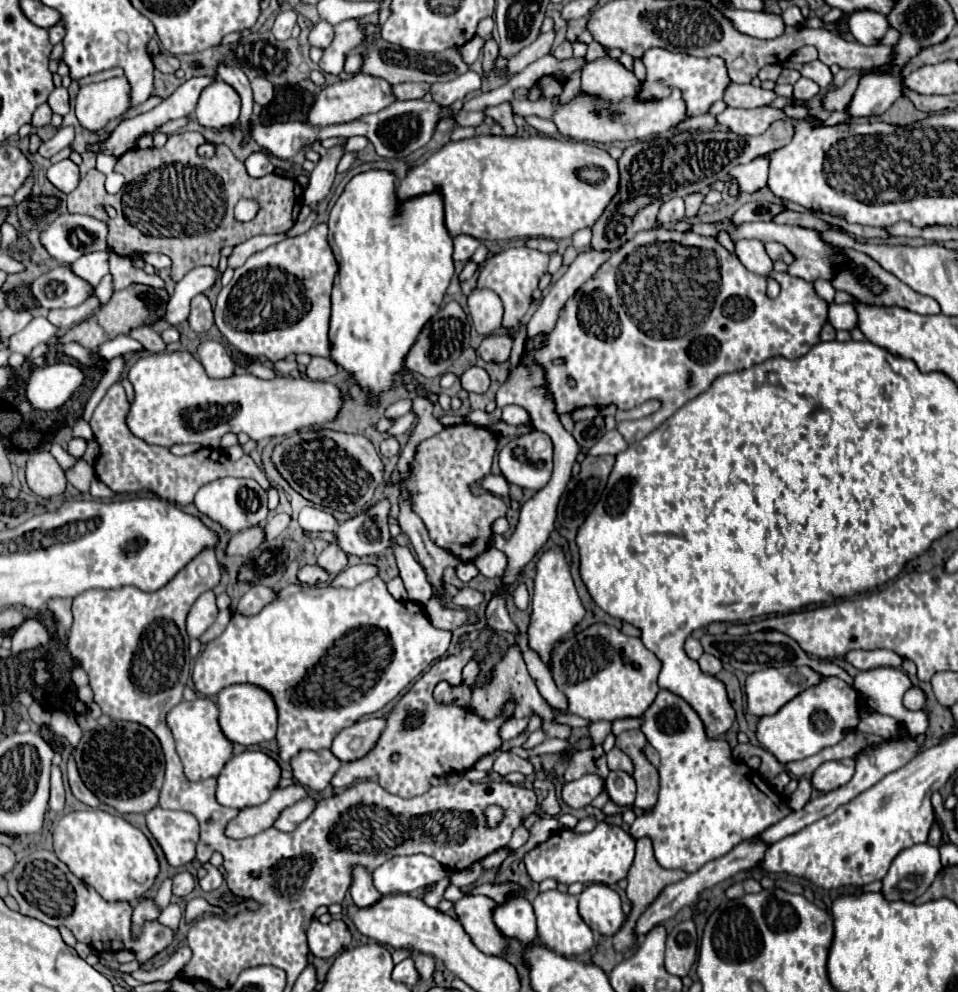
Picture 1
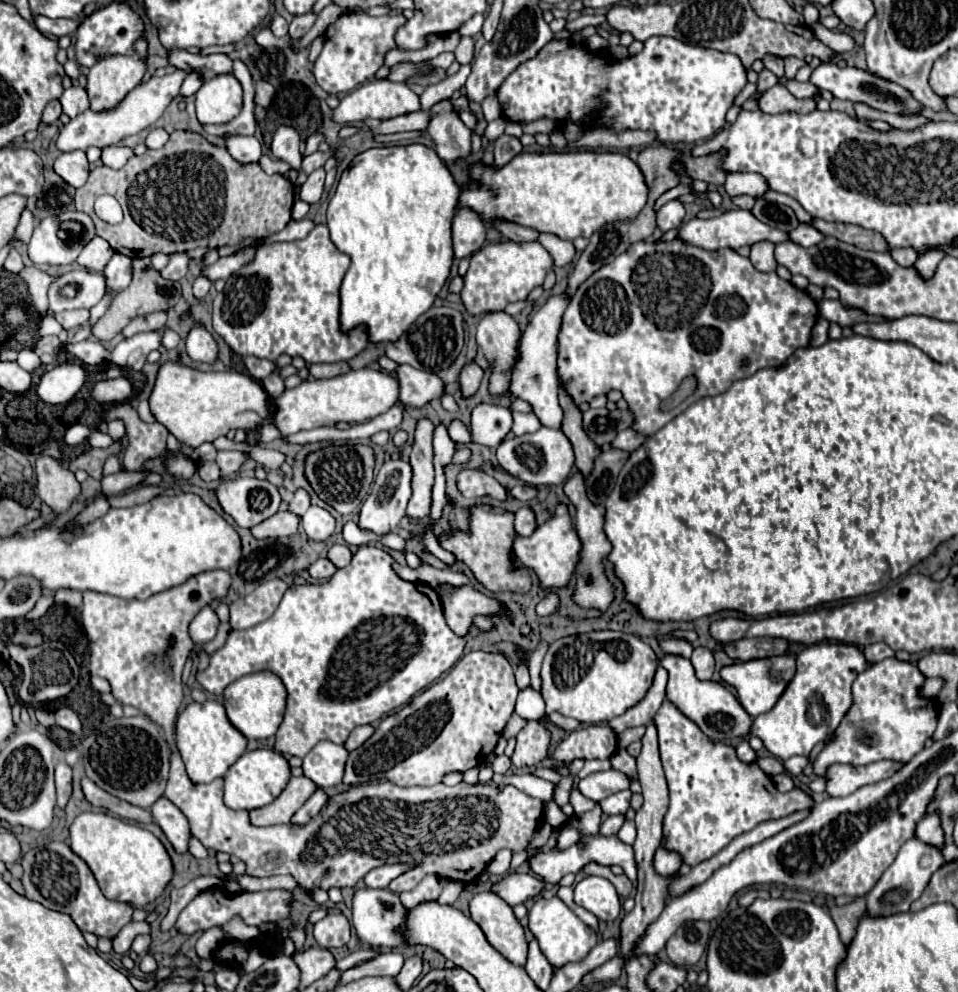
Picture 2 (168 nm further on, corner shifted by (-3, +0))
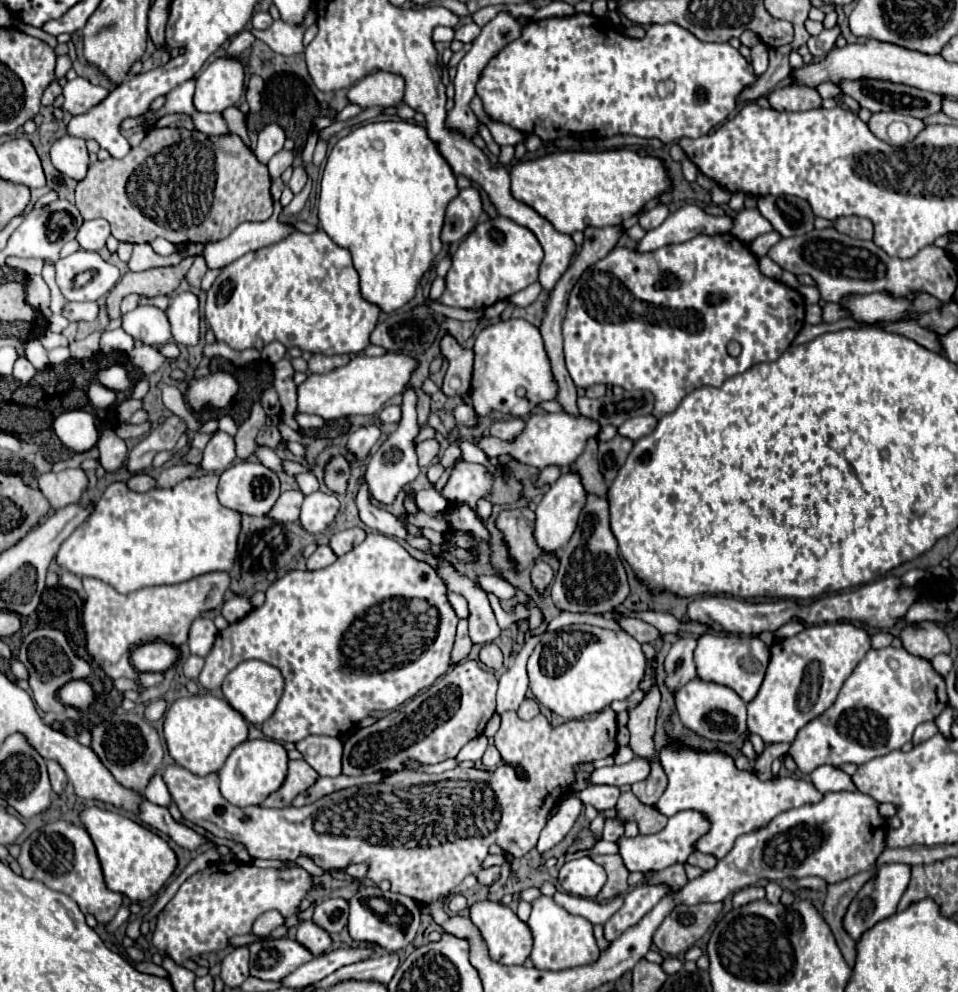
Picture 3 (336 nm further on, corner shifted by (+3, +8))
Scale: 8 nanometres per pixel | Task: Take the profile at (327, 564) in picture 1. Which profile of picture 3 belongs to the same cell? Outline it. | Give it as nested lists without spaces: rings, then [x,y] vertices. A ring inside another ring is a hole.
[[[355,527],[355,529],[345,529],[341,533],[335,533],[329,539],[329,547],[333,549],[335,555],[345,555],[347,551],[351,551],[355,545],[359,545],[365,539],[365,531]]]

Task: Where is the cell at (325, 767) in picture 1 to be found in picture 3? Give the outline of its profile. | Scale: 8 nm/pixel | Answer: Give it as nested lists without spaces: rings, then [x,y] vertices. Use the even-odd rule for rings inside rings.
[[[309,735],[297,743],[297,751],[321,777],[341,775],[343,743],[339,737]]]

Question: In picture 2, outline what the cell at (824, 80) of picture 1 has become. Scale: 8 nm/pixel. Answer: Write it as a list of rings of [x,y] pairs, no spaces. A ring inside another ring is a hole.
[[[821,63],[813,75],[811,75],[811,83],[817,85],[819,89],[831,91],[833,97],[837,99],[847,99],[851,103],[865,103],[877,111],[885,111],[885,113],[895,113],[895,115],[917,115],[923,111],[923,105],[911,95],[911,91],[907,91],[905,87],[899,87],[897,83],[891,83],[887,79],[879,79],[877,75],[871,75],[865,69],[857,69],[857,67],[837,67],[835,63]]]

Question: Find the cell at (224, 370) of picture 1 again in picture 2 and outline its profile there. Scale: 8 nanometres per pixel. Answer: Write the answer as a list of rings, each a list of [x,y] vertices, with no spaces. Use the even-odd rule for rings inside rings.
[[[195,323],[189,329],[189,333],[185,337],[185,345],[187,345],[187,355],[193,361],[203,361],[203,363],[217,361],[217,353],[219,353],[217,343],[201,323]]]

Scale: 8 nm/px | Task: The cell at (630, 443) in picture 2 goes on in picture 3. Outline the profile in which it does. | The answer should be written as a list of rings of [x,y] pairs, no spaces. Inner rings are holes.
[[[647,415],[647,417],[631,417],[617,431],[619,431],[619,435],[623,435],[627,439],[637,441],[637,439],[649,435],[655,425],[657,425],[657,419],[653,415]],[[645,425],[647,425],[647,431],[645,431]]]

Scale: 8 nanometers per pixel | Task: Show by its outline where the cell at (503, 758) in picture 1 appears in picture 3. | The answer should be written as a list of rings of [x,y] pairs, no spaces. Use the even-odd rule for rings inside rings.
[[[491,743],[491,745],[487,747],[485,755],[483,755],[483,765],[485,765],[487,769],[493,769],[493,767],[497,767],[497,765],[501,765],[501,763],[503,763],[503,759],[501,759],[497,747]]]

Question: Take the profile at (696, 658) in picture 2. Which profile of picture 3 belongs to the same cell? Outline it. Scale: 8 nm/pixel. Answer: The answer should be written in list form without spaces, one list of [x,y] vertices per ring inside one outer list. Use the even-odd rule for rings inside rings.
[[[681,637],[677,643],[673,643],[665,659],[665,671],[667,671],[665,685],[669,687],[669,691],[677,691],[677,687],[697,677],[697,667],[693,661],[695,647],[697,639],[693,637]]]

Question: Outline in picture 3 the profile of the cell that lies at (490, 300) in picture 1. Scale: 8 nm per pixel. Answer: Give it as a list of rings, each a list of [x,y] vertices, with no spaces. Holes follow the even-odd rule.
[[[507,319],[485,325],[475,337],[473,353],[475,367],[471,403],[479,417],[489,417],[493,409],[513,417],[527,417],[537,403],[555,399],[557,385],[553,383],[553,375],[549,371],[549,359],[541,343],[541,333],[529,321]]]

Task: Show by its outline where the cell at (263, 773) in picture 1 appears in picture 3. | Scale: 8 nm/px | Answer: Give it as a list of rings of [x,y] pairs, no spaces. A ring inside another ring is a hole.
[[[255,739],[255,741],[243,741],[237,745],[231,755],[227,757],[223,769],[219,771],[221,779],[221,795],[237,807],[247,805],[259,805],[265,801],[273,791],[281,787],[287,775],[287,751],[283,745],[271,739]]]

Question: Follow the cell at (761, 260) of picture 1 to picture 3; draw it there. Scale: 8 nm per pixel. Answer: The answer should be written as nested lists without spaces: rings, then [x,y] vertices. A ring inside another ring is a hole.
[[[771,231],[771,233],[765,233],[765,235],[759,235],[757,239],[753,239],[749,243],[749,249],[755,257],[765,257],[767,251],[781,239],[781,235],[777,235],[777,231]]]

